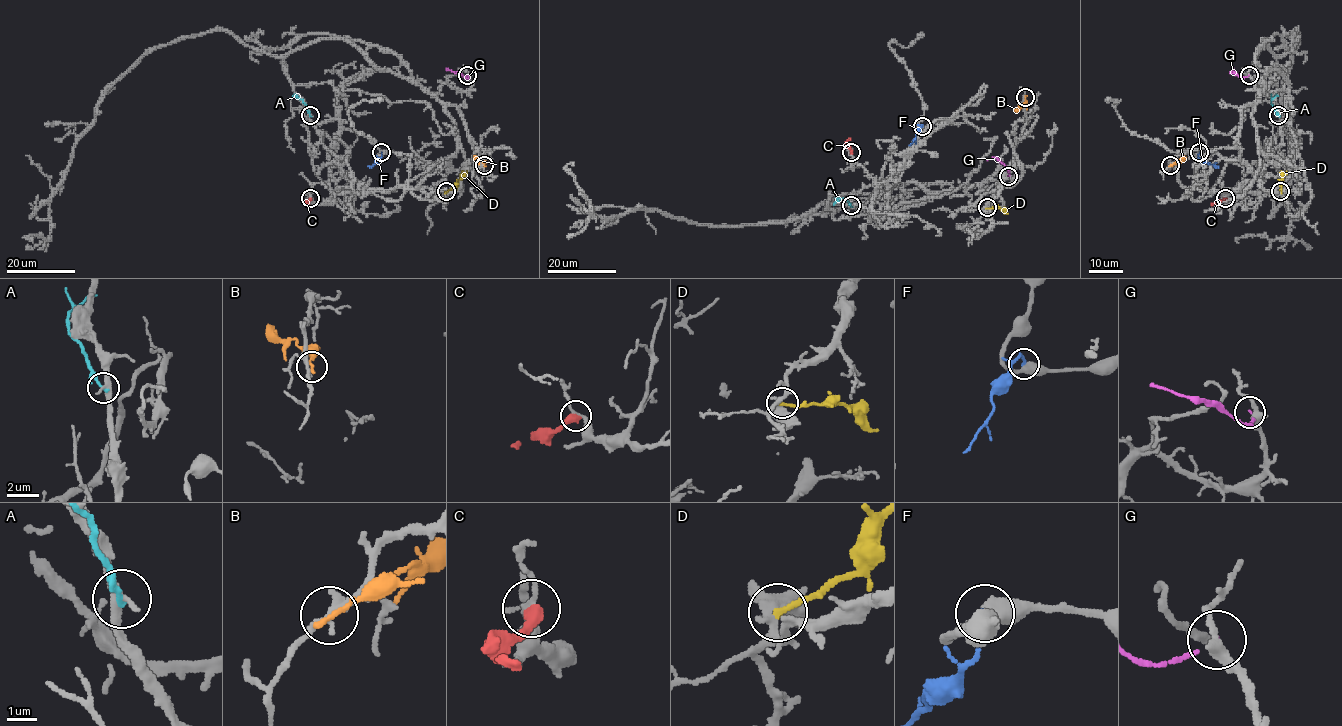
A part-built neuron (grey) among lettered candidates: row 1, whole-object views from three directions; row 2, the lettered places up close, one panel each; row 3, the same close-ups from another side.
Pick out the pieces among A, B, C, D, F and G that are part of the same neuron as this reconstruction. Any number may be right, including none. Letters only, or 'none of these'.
none of these

